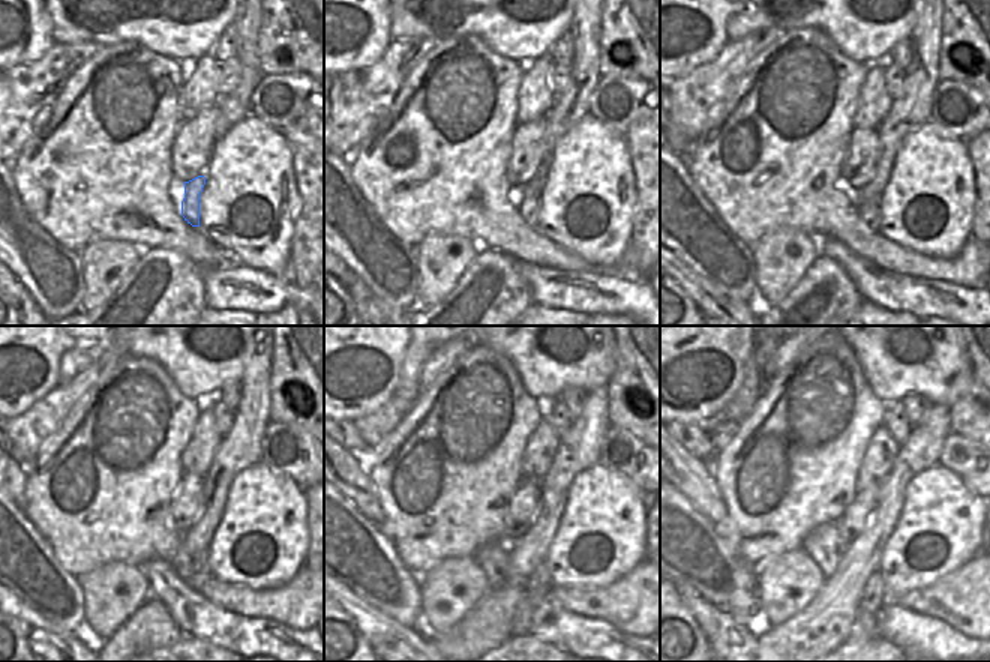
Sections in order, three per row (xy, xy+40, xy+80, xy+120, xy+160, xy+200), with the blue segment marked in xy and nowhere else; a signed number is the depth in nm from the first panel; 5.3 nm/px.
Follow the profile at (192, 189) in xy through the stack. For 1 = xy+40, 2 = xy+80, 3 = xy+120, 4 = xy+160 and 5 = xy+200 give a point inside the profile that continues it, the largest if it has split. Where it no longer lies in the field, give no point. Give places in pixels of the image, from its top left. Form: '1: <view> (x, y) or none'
1: xy+40 (528, 200)
2: xy+80 (870, 213)
3: xy+120 (200, 560)
4: xy+160 (539, 583)
5: xy+200 (873, 598)

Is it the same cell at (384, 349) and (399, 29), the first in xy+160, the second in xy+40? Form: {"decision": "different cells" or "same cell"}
{"decision": "different cells"}

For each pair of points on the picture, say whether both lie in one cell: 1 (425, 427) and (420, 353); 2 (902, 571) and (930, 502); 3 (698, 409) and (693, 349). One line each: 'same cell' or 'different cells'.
1: different cells
2: same cell
3: same cell

